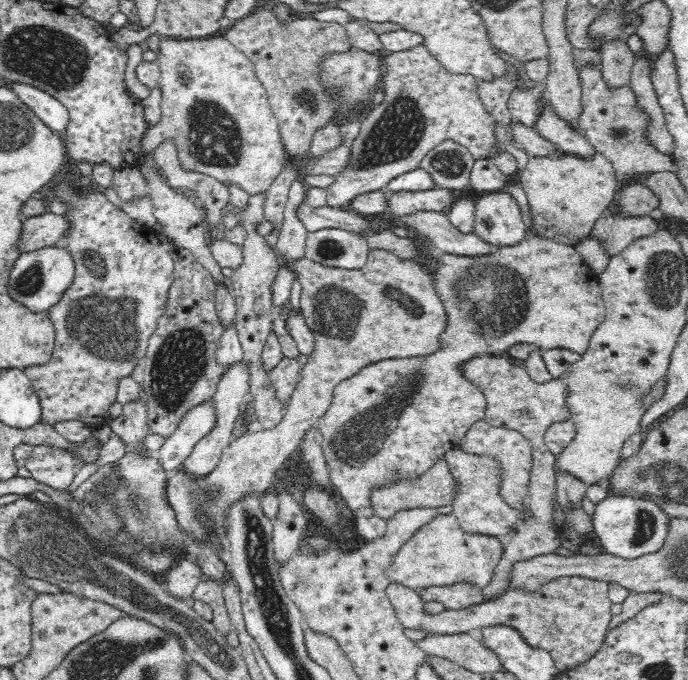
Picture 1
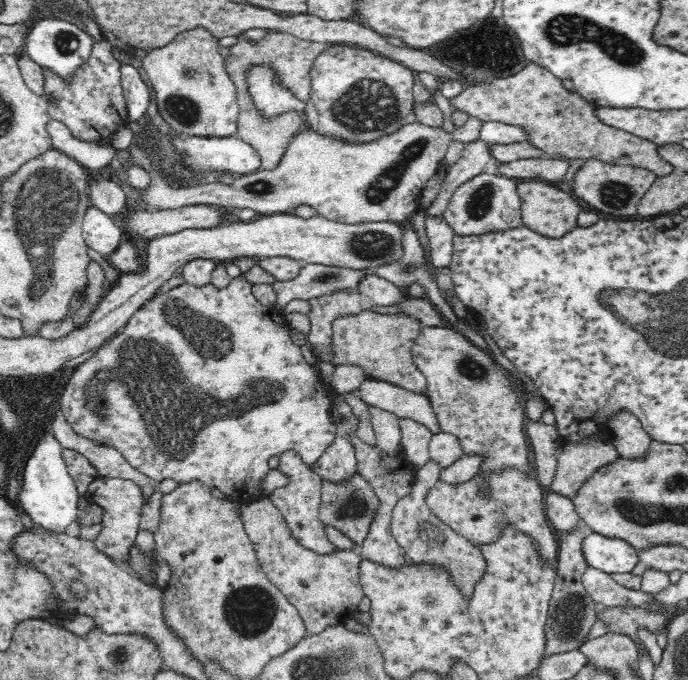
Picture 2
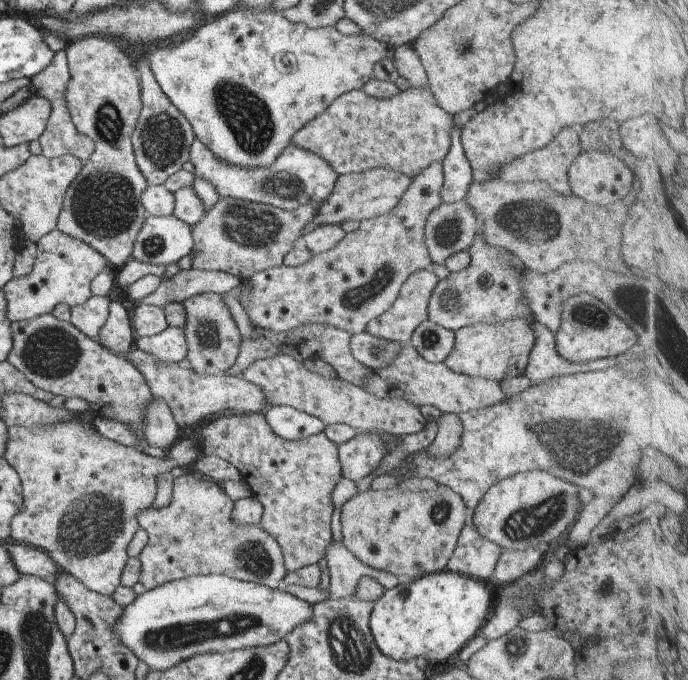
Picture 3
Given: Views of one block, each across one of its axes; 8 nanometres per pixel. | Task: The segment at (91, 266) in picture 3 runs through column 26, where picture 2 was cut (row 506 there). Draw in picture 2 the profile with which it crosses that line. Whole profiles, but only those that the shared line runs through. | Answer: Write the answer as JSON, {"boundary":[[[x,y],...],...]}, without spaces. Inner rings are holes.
{"boundary":[[[286,451],[279,455],[278,469],[282,475],[288,477],[285,488],[274,489],[266,498],[272,501],[272,506],[280,511],[286,527],[290,529],[290,535],[308,550],[318,554],[331,554],[338,548],[335,547],[326,536],[325,524],[320,520],[319,508],[321,505],[321,477],[311,467],[304,464],[301,456],[296,451]]]}

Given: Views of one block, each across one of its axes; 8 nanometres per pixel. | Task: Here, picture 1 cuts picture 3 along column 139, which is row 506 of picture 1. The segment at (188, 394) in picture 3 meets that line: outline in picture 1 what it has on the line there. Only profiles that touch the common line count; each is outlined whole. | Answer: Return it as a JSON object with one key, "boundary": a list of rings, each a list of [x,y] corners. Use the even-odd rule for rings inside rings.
{"boundary":[[[371,224],[371,227],[367,231],[362,231],[358,234],[362,237],[371,249],[384,249],[390,252],[396,253],[404,259],[414,260],[418,262],[424,269],[426,269],[433,276],[433,285],[436,288],[436,293],[440,296],[441,302],[447,309],[449,317],[448,327],[442,332],[443,336],[443,350],[432,353],[430,355],[412,356],[406,358],[390,358],[382,361],[378,361],[364,368],[361,368],[356,374],[350,376],[346,380],[343,380],[334,390],[329,404],[328,410],[325,412],[325,416],[317,423],[317,430],[319,431],[319,439],[321,443],[321,449],[325,456],[326,466],[329,470],[329,479],[333,484],[333,489],[338,490],[346,502],[352,507],[355,512],[359,508],[372,507],[372,490],[376,488],[386,488],[386,486],[392,485],[398,480],[416,480],[420,478],[424,472],[428,472],[440,458],[445,458],[452,449],[457,448],[464,438],[466,431],[472,427],[472,424],[484,419],[486,414],[486,399],[480,392],[479,388],[476,388],[473,384],[470,384],[459,371],[459,364],[464,360],[472,360],[472,358],[480,356],[488,356],[495,352],[502,352],[508,350],[512,346],[520,343],[526,343],[532,347],[542,350],[551,349],[565,349],[568,351],[576,352],[580,355],[584,354],[588,348],[588,344],[592,338],[592,333],[604,322],[606,318],[606,306],[604,298],[599,287],[599,276],[595,273],[579,255],[579,252],[575,247],[560,243],[554,239],[546,237],[527,236],[525,240],[516,244],[516,246],[500,246],[496,248],[494,254],[490,256],[482,256],[482,258],[470,258],[469,256],[454,256],[445,253],[436,252],[434,255],[430,255],[430,258],[419,254],[415,241],[407,237],[398,237],[390,229],[382,228],[378,224]]]}

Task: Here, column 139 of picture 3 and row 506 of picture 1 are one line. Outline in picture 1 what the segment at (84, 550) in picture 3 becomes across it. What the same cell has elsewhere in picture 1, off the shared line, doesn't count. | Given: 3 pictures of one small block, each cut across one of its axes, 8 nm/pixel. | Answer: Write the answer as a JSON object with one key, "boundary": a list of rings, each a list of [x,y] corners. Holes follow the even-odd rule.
{"boundary":[[[457,447],[448,452],[444,459],[448,463],[452,475],[464,481],[456,500],[452,502],[452,507],[453,515],[466,532],[495,537],[500,534],[510,534],[529,515],[527,507],[524,511],[520,511],[513,505],[504,502],[497,489],[500,469],[497,467],[496,461],[489,456],[466,454]]]}

